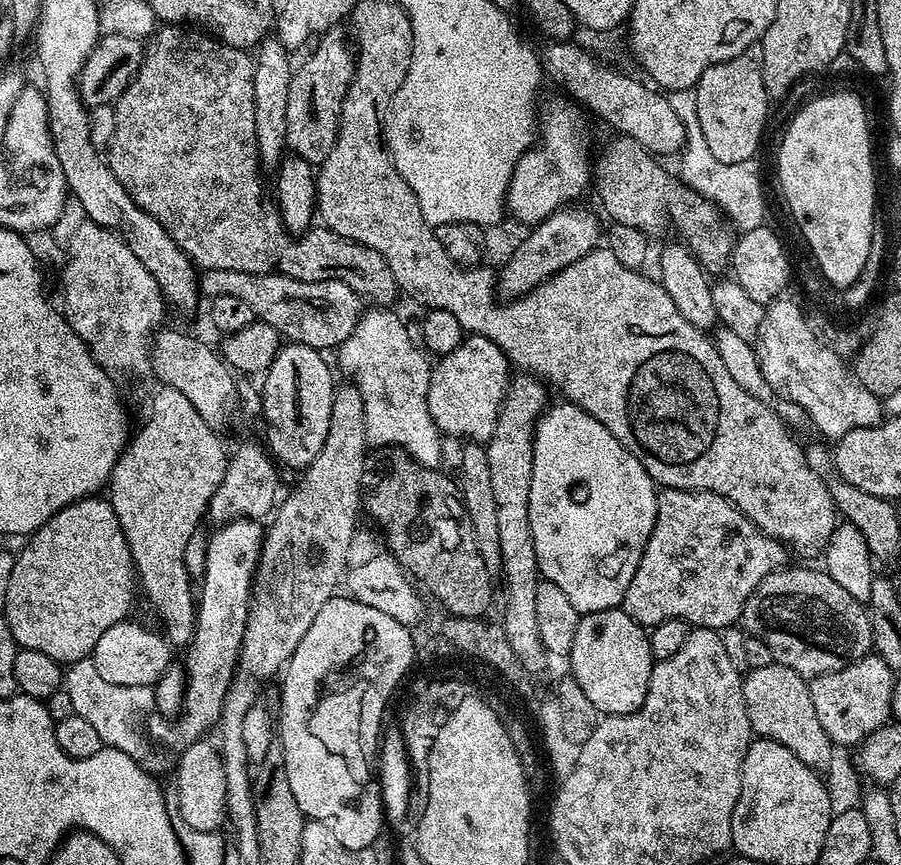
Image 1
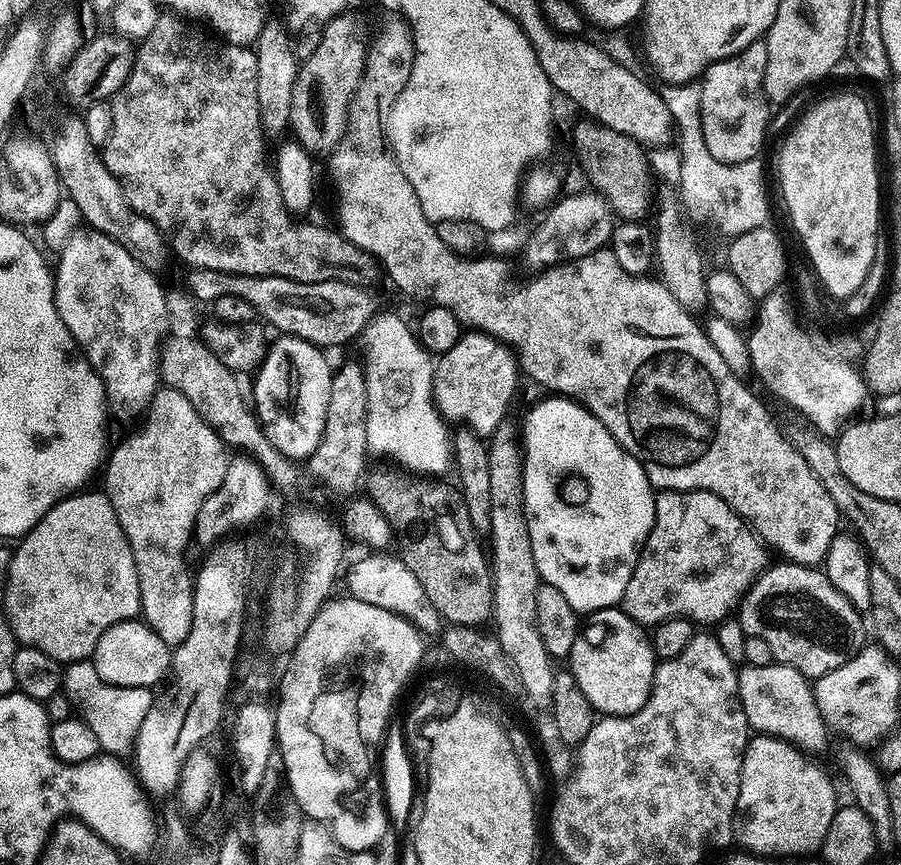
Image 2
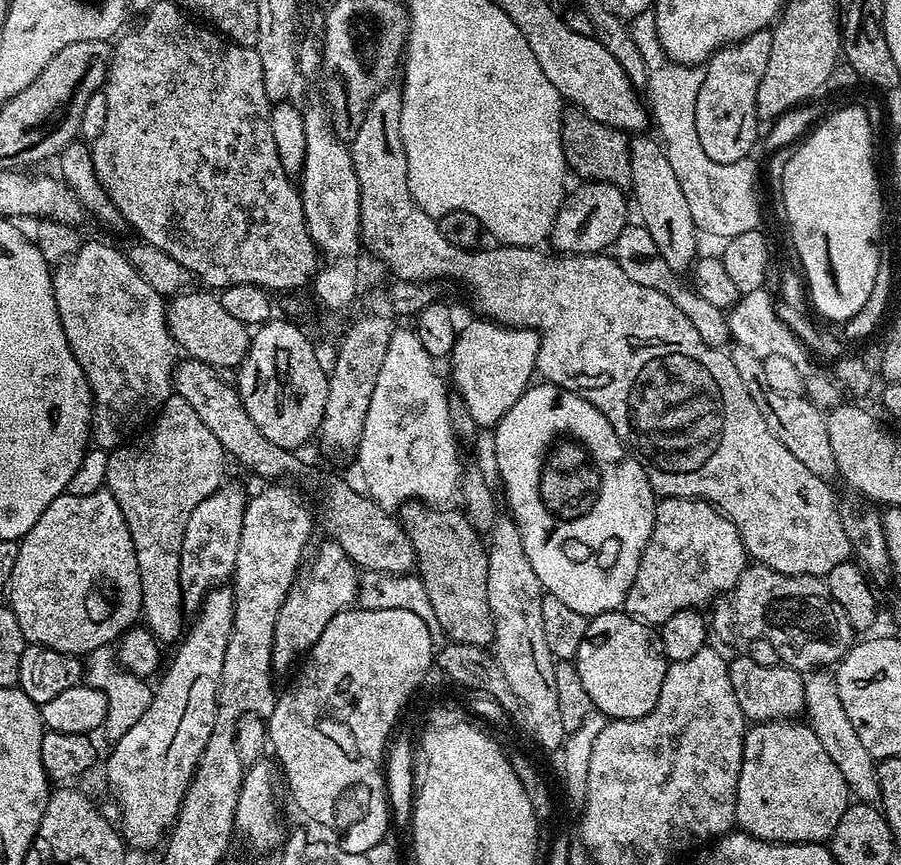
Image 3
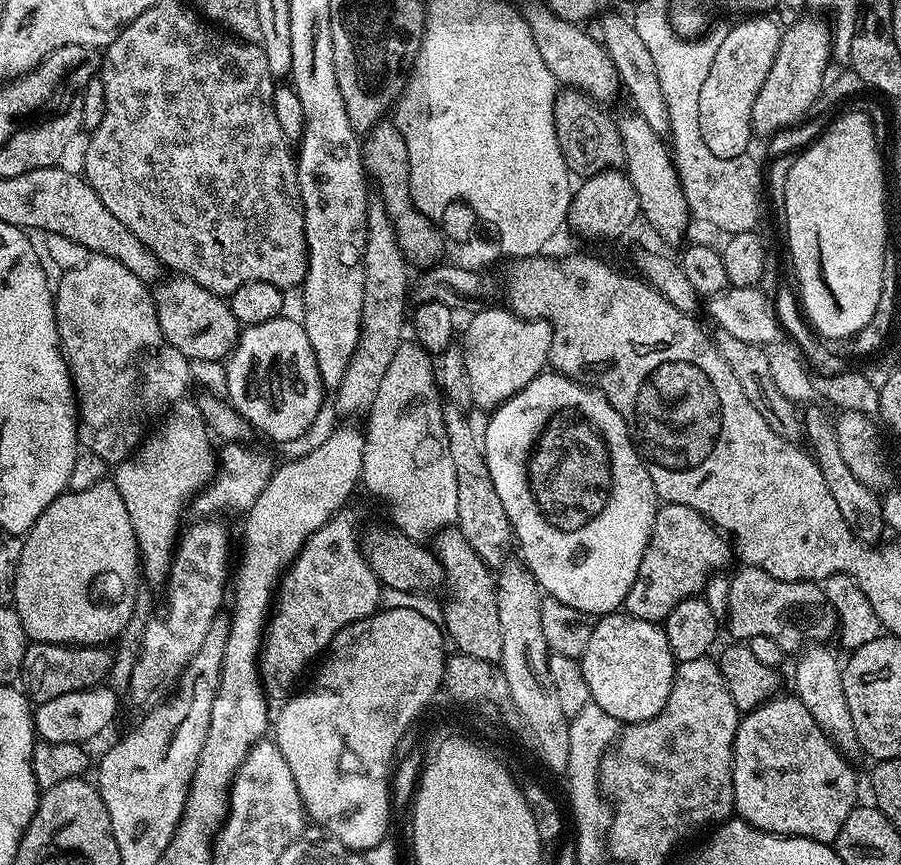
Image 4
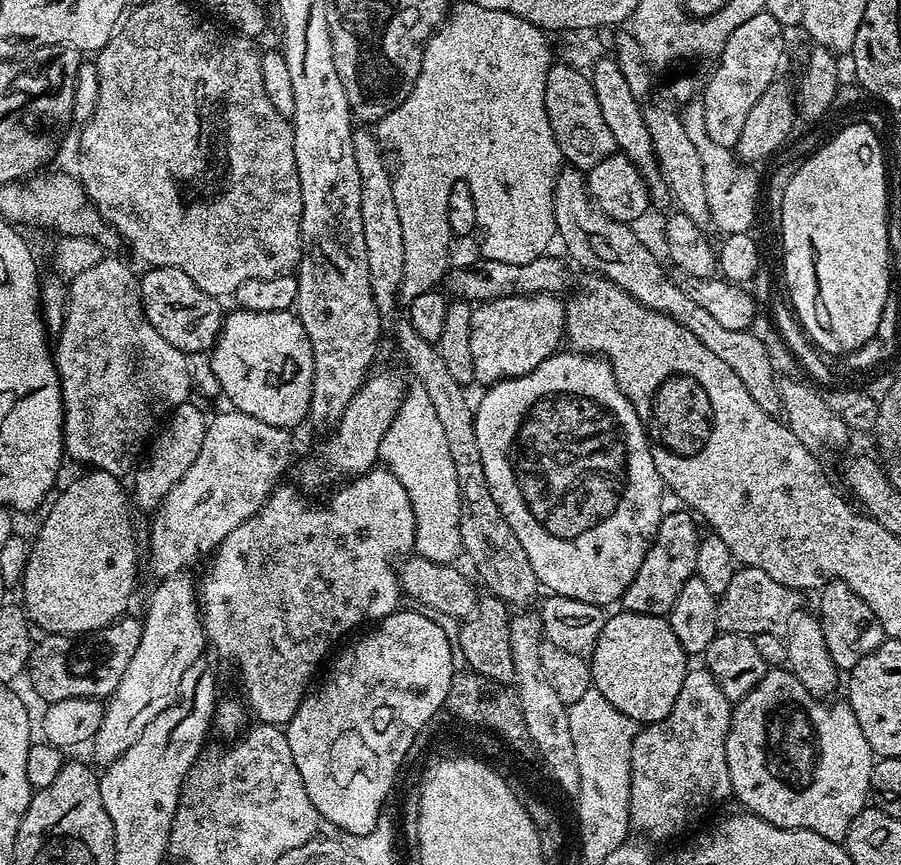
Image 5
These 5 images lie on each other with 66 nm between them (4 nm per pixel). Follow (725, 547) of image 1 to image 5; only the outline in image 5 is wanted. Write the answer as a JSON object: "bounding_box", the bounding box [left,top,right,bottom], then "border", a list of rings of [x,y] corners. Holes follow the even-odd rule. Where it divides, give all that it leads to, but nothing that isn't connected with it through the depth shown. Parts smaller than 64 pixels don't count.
{"bounding_box":[622,511,702,617],"border":[[[669,511],[661,518],[656,537],[648,545],[642,566],[638,566],[638,574],[634,574],[634,582],[626,586],[622,597],[623,611],[667,617],[670,606],[674,606],[674,598],[678,598],[678,590],[695,576],[702,532],[696,529],[697,521],[691,511],[679,511]]]}

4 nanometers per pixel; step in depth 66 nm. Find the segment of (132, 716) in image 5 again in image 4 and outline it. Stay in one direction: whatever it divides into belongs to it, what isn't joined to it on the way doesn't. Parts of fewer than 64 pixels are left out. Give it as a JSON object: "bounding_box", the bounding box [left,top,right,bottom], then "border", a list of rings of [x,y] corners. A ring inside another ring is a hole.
{"bounding_box":[126,518,230,710],"border":[[[200,518],[189,530],[183,533],[176,547],[176,554],[172,558],[172,570],[166,581],[168,593],[164,596],[164,613],[153,618],[146,626],[145,634],[141,638],[140,651],[136,653],[133,673],[127,683],[126,695],[132,699],[132,704],[139,710],[155,708],[180,683],[180,676],[186,670],[190,658],[198,654],[198,646],[202,646],[203,639],[210,630],[212,623],[221,615],[220,602],[224,598],[224,583],[229,583],[230,566],[228,570],[228,532],[219,524],[216,518]]]}

